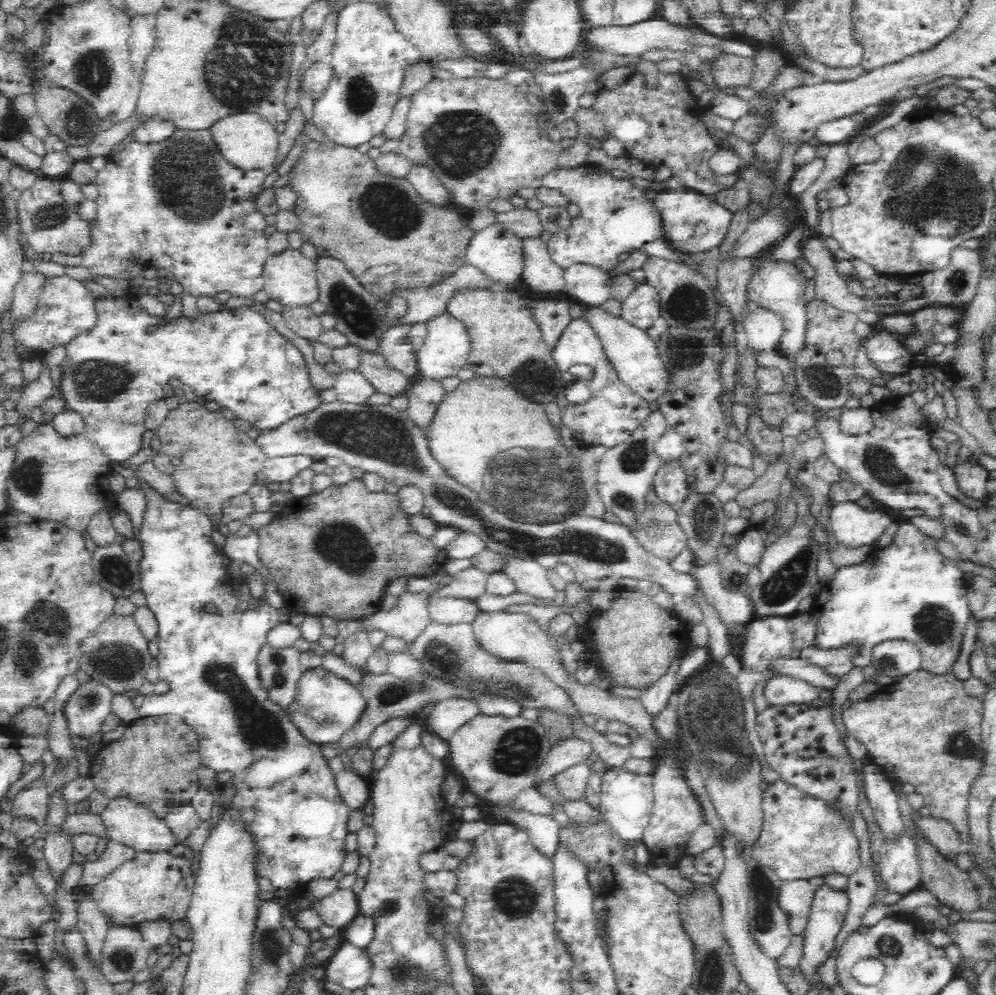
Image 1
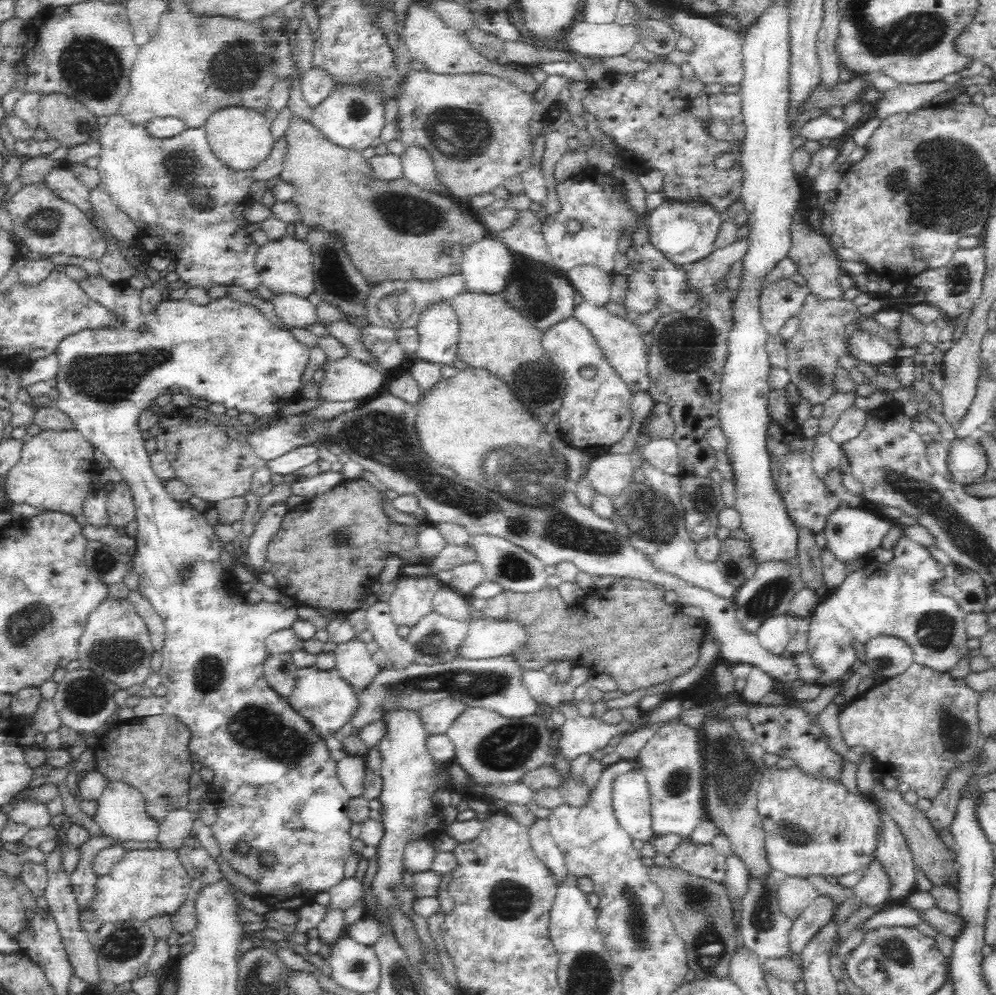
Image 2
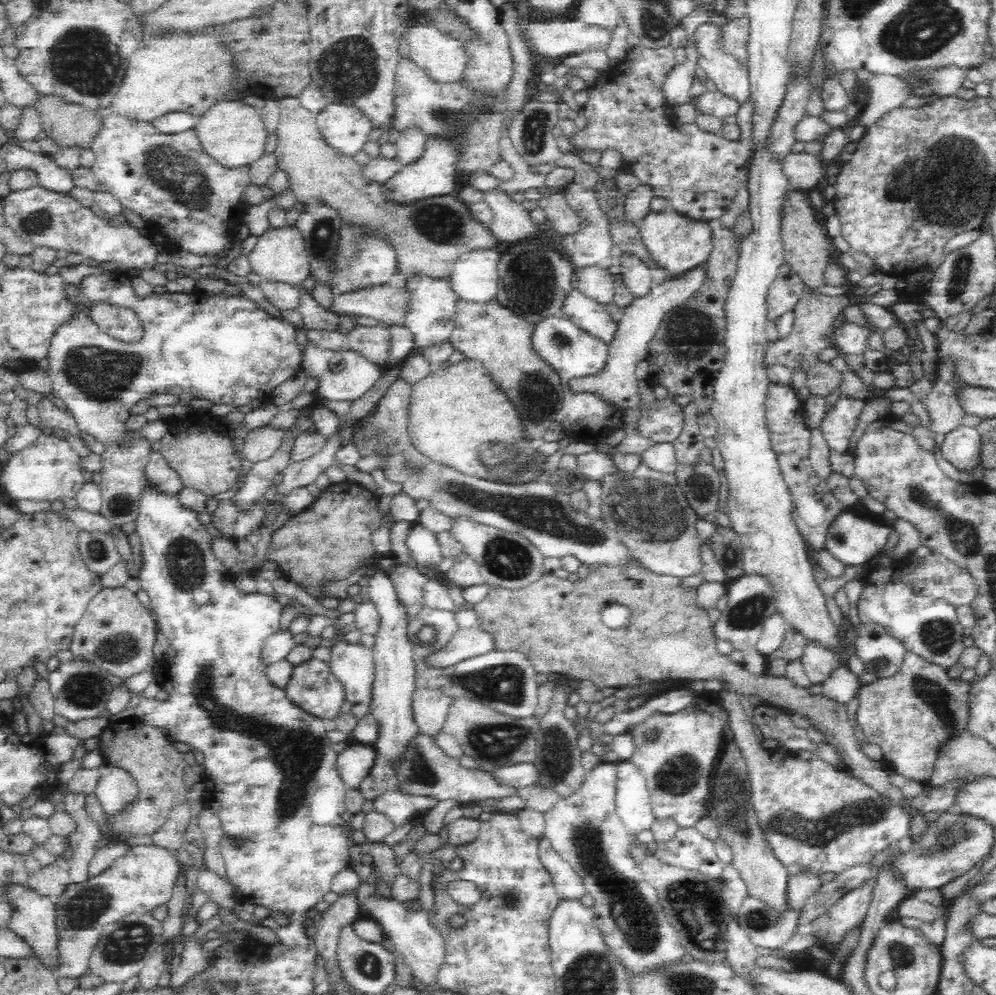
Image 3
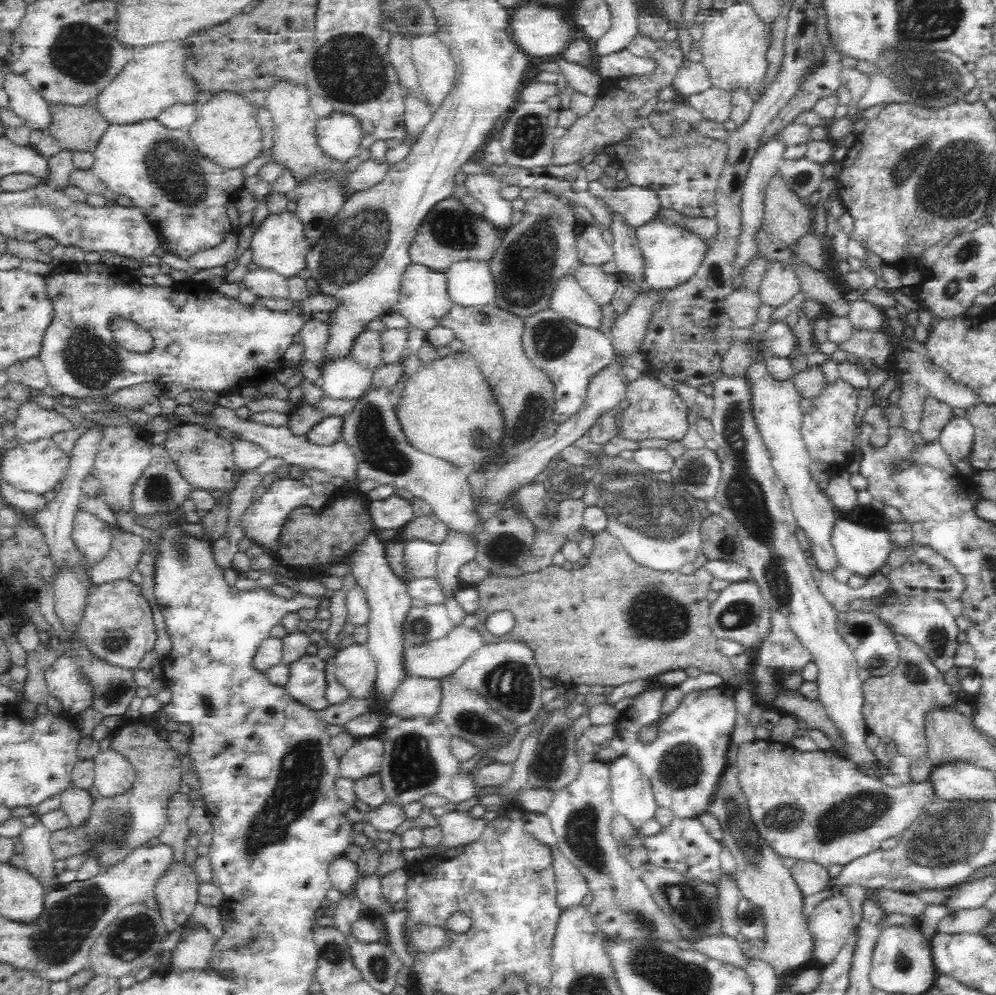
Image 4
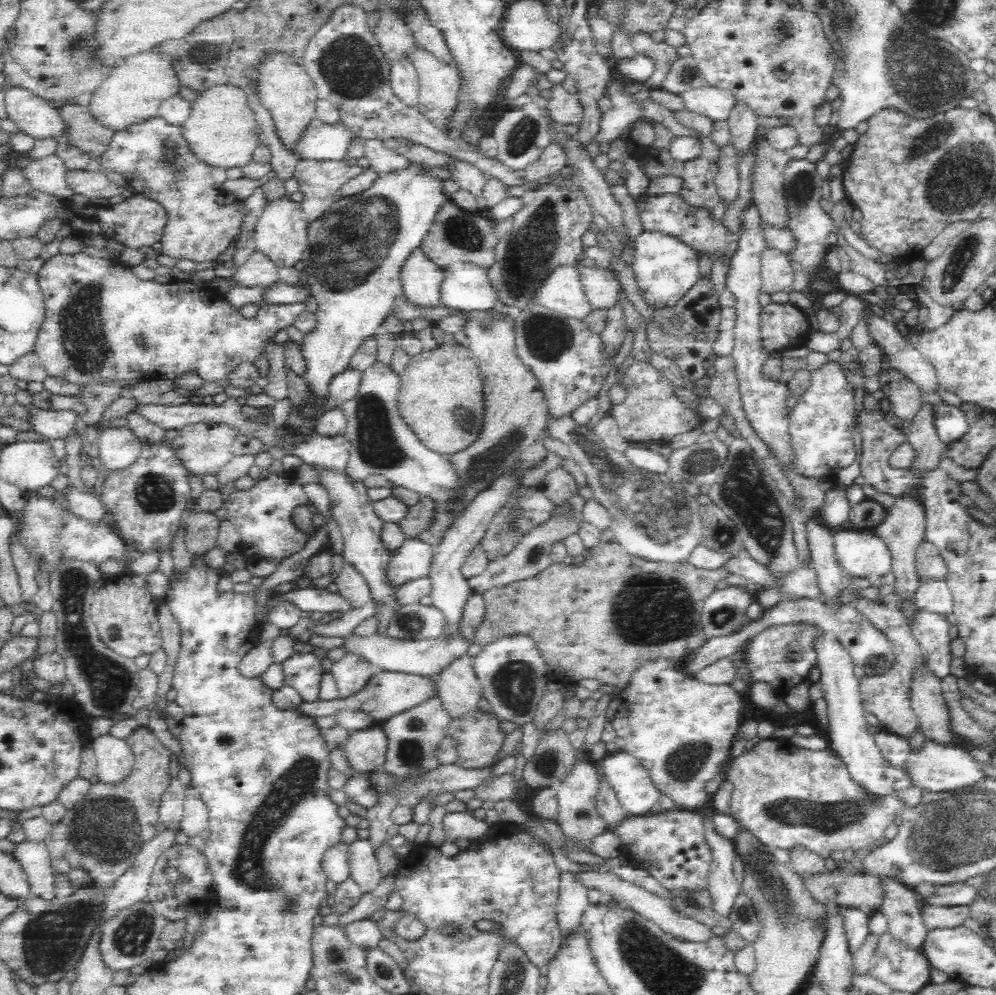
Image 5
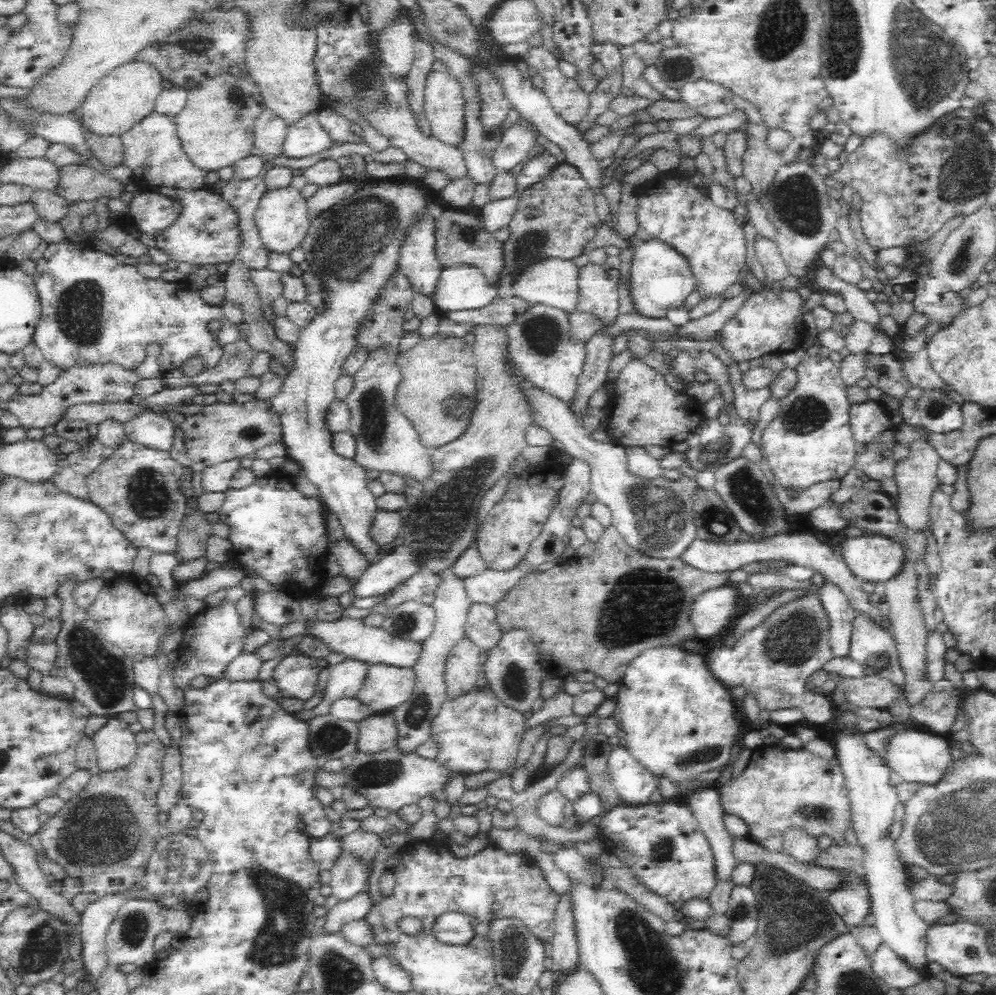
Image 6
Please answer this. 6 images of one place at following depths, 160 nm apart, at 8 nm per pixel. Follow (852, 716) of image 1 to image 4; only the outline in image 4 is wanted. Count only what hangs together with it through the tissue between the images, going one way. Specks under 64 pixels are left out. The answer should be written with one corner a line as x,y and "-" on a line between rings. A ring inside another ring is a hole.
891,631
899,648
899,661
890,673
869,677
862,682
864,704
869,732
878,737
888,737
897,746
899,754
912,759
923,757
927,752
927,740
923,714
934,705
954,705
962,695
951,694
949,684
939,668
930,660
916,642
900,633

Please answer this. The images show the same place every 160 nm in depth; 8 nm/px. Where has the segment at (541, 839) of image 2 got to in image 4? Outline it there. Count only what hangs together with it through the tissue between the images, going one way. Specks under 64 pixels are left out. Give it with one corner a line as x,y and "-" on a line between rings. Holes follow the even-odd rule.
552,849
554,856
555,880
557,881
558,907
563,911
580,907
589,891
587,879
560,852

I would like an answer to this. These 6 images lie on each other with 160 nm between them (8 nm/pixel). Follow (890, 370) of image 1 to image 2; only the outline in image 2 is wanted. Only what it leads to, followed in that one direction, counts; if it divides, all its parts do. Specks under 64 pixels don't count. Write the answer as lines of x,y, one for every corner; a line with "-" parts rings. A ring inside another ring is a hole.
860,329
853,331
845,344
848,347
848,354
874,367
881,364
893,366
897,360
896,348
890,347
886,340
867,334

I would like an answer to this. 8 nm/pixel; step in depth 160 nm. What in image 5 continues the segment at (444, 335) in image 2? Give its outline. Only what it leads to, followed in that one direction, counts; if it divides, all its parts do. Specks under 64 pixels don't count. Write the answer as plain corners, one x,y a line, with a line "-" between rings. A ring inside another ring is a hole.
422,245
414,247
401,268
403,293
410,301
423,306
438,306
444,268
426,256

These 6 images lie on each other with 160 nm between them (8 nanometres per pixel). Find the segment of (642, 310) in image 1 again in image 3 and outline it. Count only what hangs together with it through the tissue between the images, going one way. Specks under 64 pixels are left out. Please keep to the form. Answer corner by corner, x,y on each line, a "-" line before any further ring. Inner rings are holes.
624,251
616,263
620,264
620,276
622,276
623,283
630,289
634,298
644,296
650,290
651,270
642,257

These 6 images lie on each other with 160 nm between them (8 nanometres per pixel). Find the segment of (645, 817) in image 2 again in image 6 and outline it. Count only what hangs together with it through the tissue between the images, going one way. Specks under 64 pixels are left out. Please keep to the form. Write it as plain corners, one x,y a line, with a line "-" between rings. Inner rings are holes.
623,742
612,747
607,771
622,804
648,803
657,788
657,776
644,768

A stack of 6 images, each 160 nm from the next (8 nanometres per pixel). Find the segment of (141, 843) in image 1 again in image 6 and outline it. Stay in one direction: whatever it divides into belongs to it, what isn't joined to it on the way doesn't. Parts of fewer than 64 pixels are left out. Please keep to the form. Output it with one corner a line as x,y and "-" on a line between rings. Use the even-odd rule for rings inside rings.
107,717
107,721
89,740
97,750
99,770
109,771
125,767
137,752
136,733
130,730
130,722

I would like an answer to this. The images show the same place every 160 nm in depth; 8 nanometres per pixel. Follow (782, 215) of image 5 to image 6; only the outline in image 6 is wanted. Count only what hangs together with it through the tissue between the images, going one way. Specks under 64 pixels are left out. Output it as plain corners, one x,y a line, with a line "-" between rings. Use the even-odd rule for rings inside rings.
747,122
747,149
742,155
743,176
751,183
756,196
771,183
782,164
780,153
768,149
769,131
764,123

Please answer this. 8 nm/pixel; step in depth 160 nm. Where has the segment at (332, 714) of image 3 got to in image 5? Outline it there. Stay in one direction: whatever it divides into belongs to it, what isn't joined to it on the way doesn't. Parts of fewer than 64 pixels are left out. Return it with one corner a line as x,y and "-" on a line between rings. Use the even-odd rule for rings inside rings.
294,652
281,662
281,667
285,684
295,688
302,701
312,702
319,699
321,676
325,672
316,654

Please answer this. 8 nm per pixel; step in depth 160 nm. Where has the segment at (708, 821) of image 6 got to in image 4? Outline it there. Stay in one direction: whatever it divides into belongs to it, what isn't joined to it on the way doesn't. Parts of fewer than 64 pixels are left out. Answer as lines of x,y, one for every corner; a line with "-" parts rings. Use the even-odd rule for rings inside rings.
724,873
714,883
718,890
719,915
721,932
730,937
740,939
737,905
741,900
741,891
734,875

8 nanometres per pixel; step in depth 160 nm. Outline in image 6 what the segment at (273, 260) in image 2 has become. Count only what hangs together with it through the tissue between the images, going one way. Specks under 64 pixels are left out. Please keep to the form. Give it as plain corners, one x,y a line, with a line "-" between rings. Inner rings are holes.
294,186
266,189
259,200
254,220
258,225
262,243
269,251
288,253
298,248
306,236
311,220
307,215
307,199

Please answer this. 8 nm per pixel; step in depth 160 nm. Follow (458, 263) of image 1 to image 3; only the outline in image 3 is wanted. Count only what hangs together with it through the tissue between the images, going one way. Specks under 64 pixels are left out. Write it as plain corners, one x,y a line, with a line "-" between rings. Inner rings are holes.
282,95
275,99
279,110
279,123
275,130
277,148
273,154
277,160
277,168
286,171
289,187
294,190
298,201
308,204
314,199
322,199
342,217
342,222
352,221
360,226
378,227
386,231
388,238
398,251
398,273
405,277
412,275
430,275
432,277
448,277
454,263
463,254
472,250
496,249
499,240
489,231
487,226
478,222
470,212
467,203
455,194
437,196
414,202
410,206
398,206
384,200
380,184
366,182
361,176
361,165
352,156
342,156
330,149
317,127
316,115
302,107
299,97

